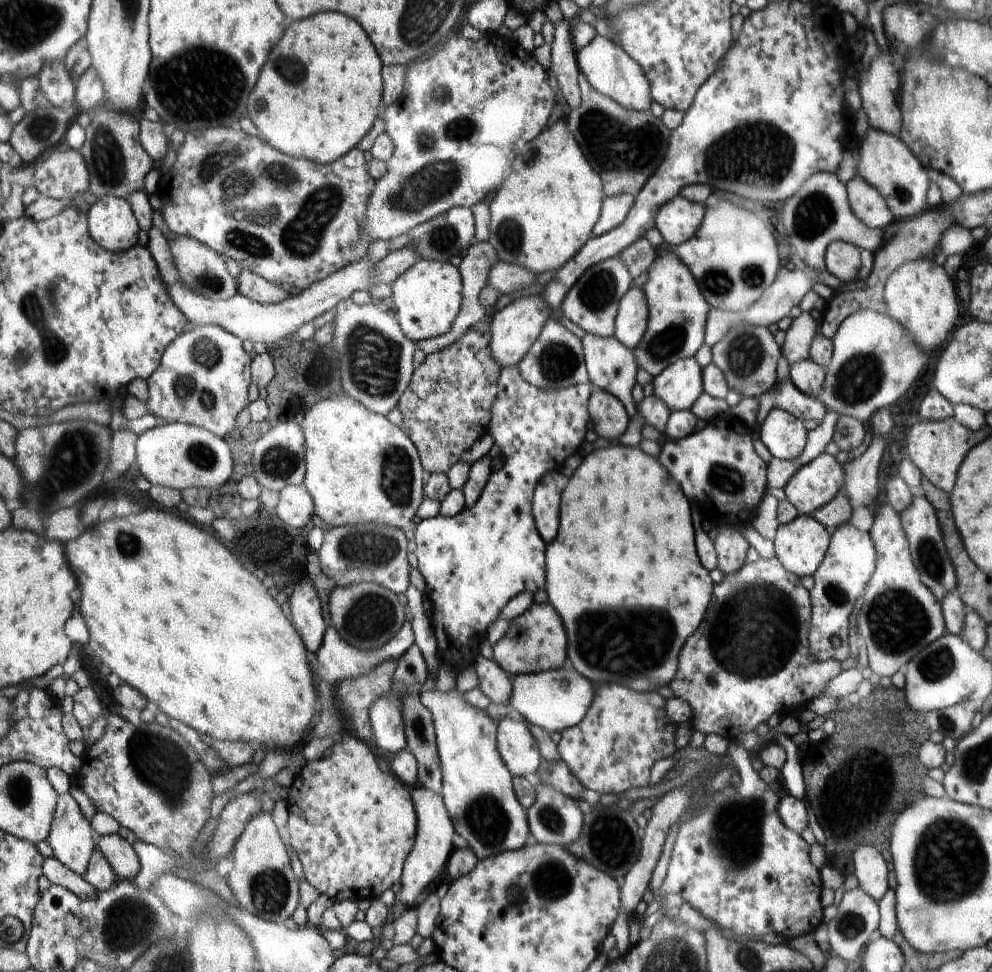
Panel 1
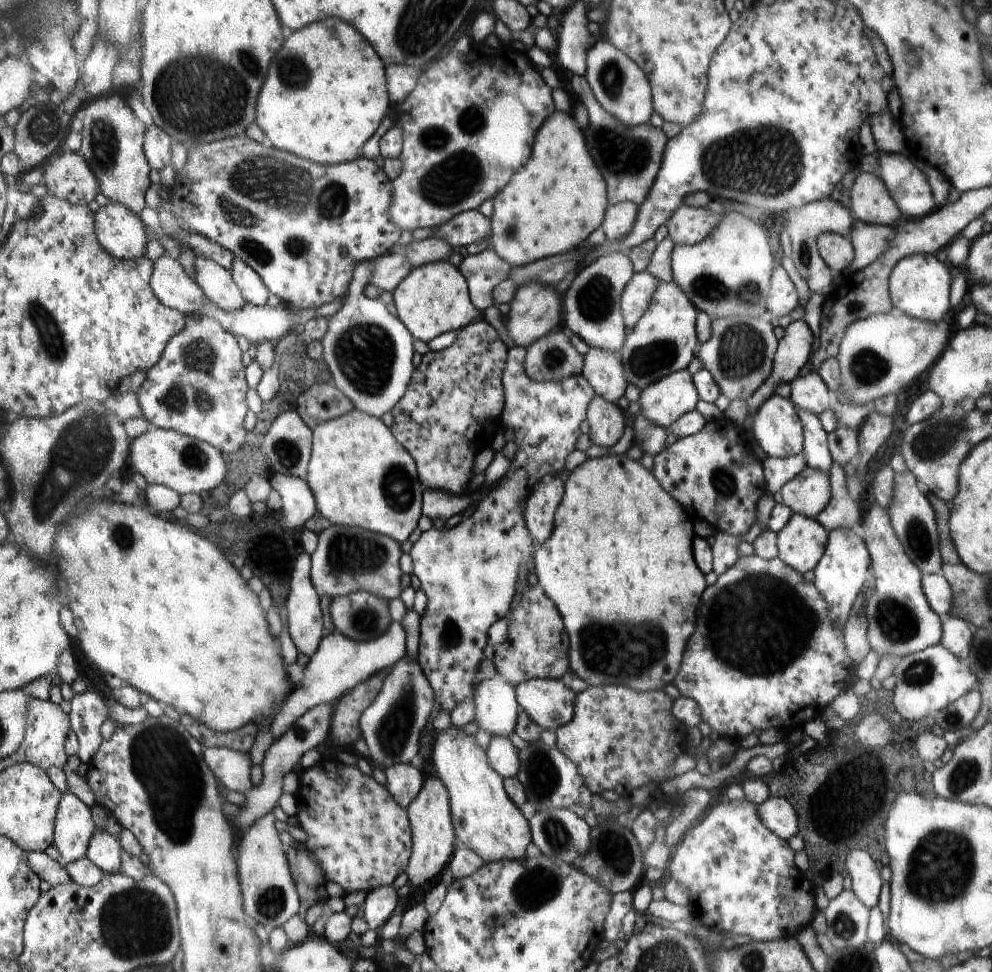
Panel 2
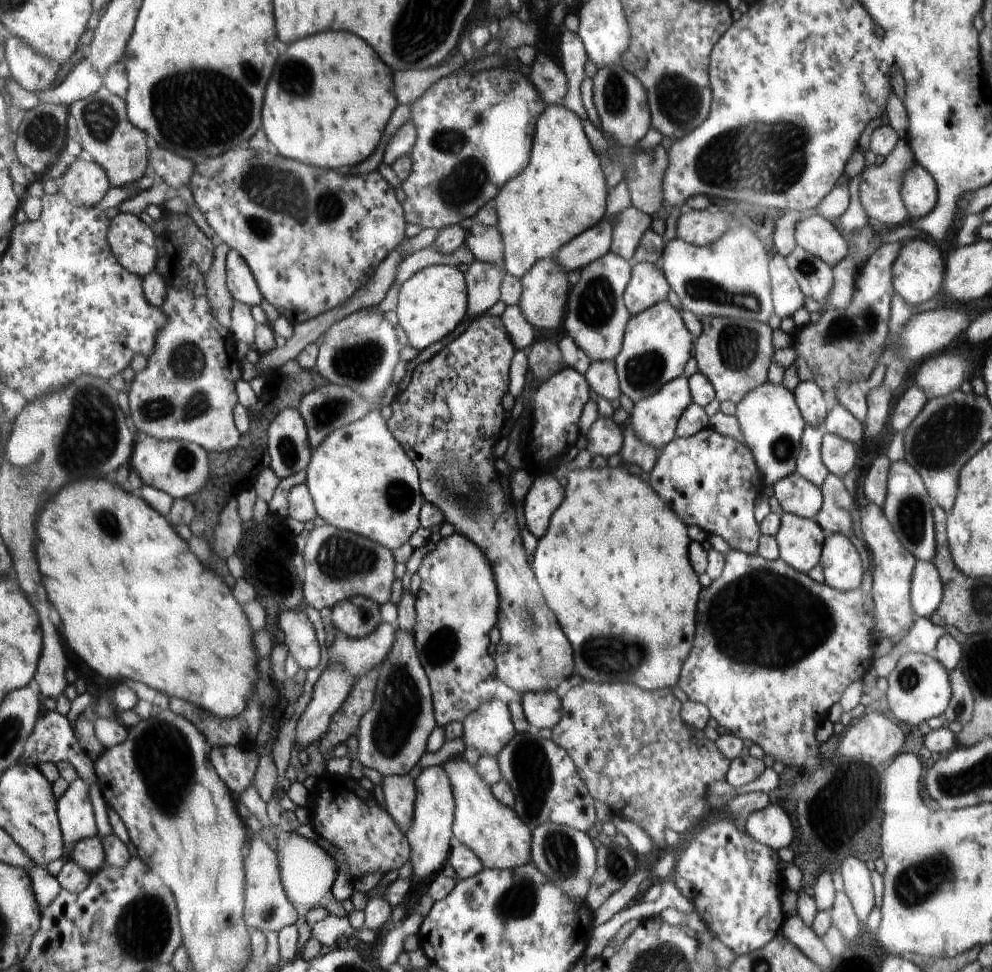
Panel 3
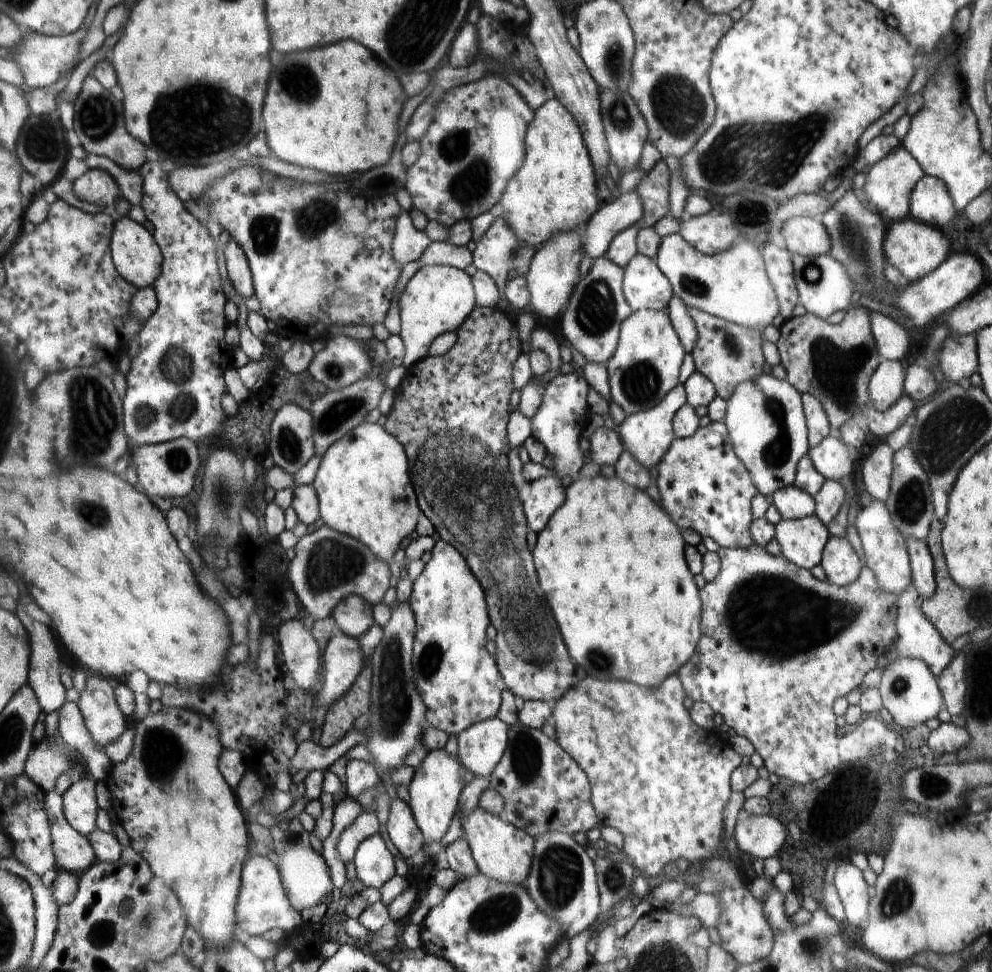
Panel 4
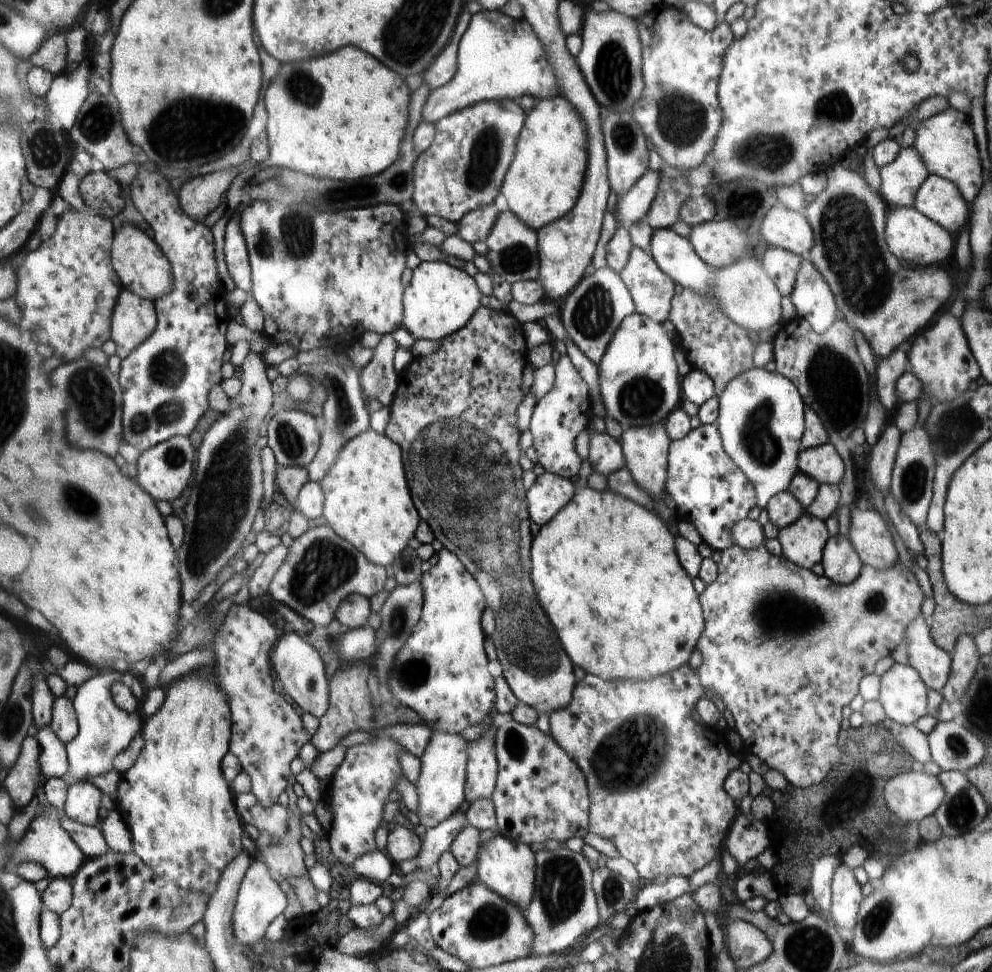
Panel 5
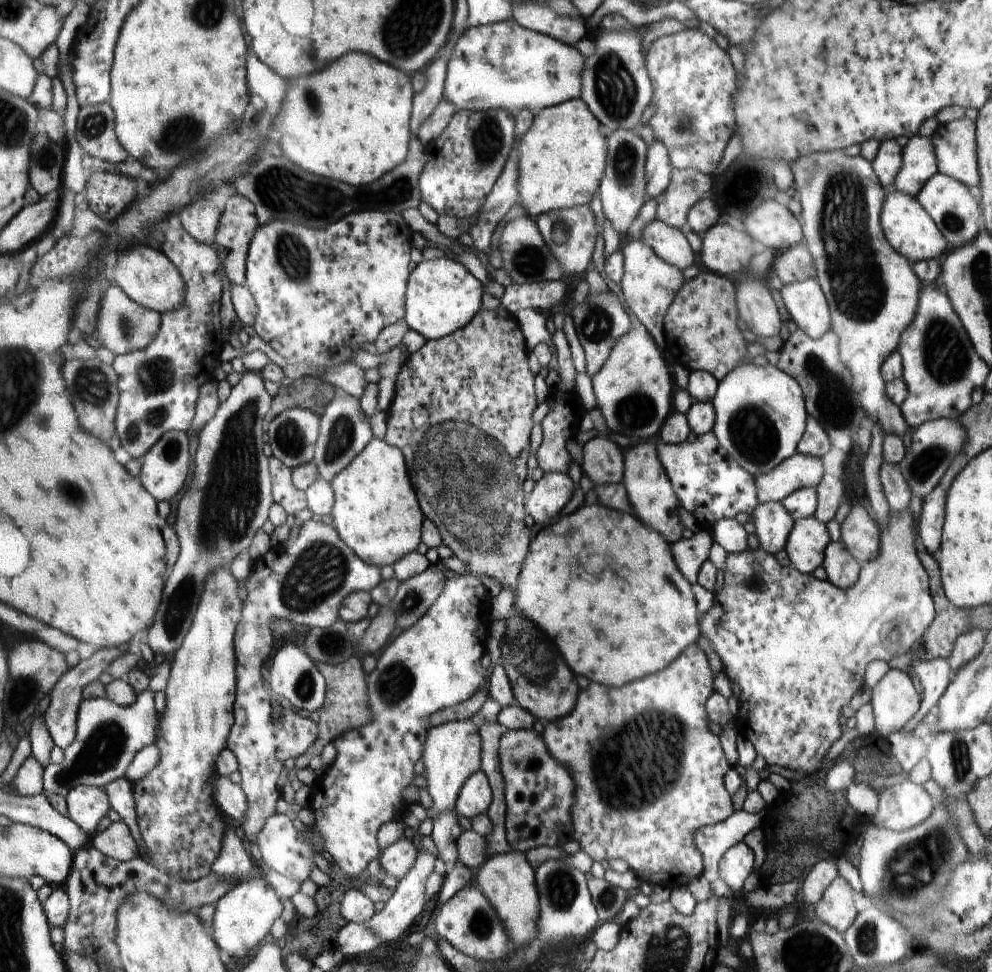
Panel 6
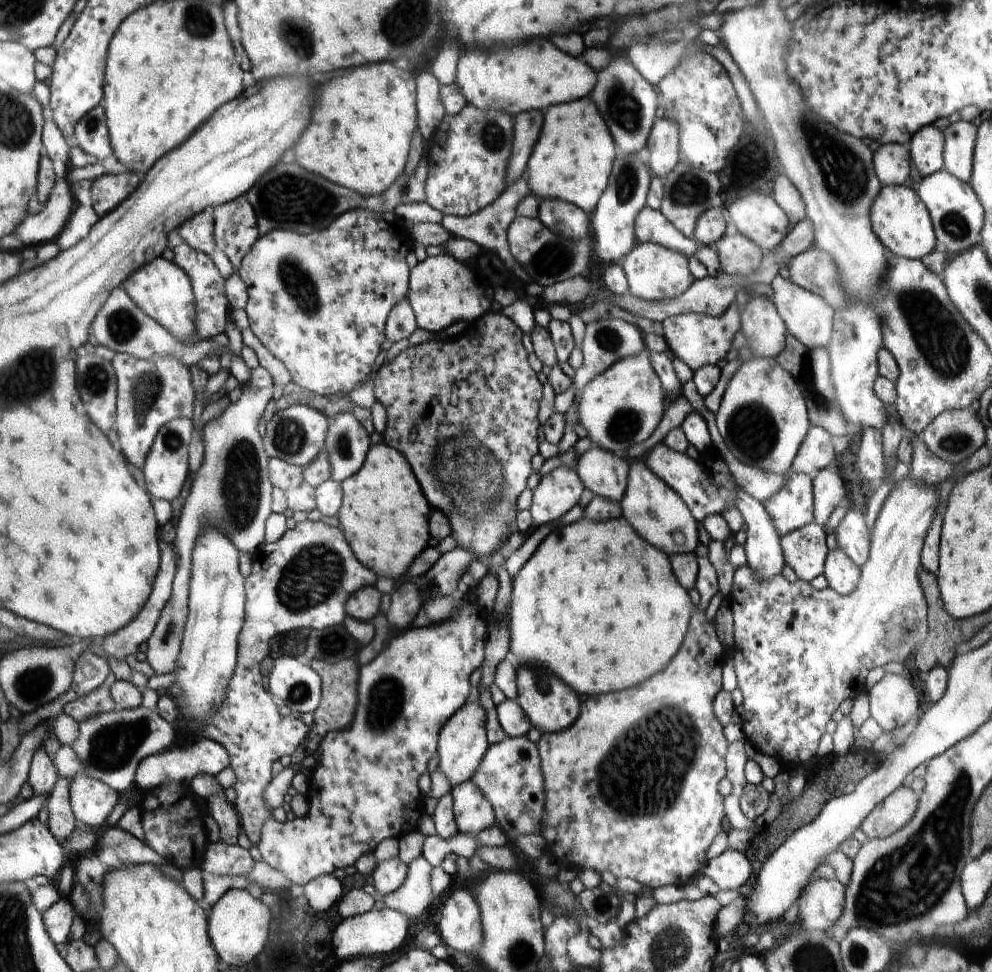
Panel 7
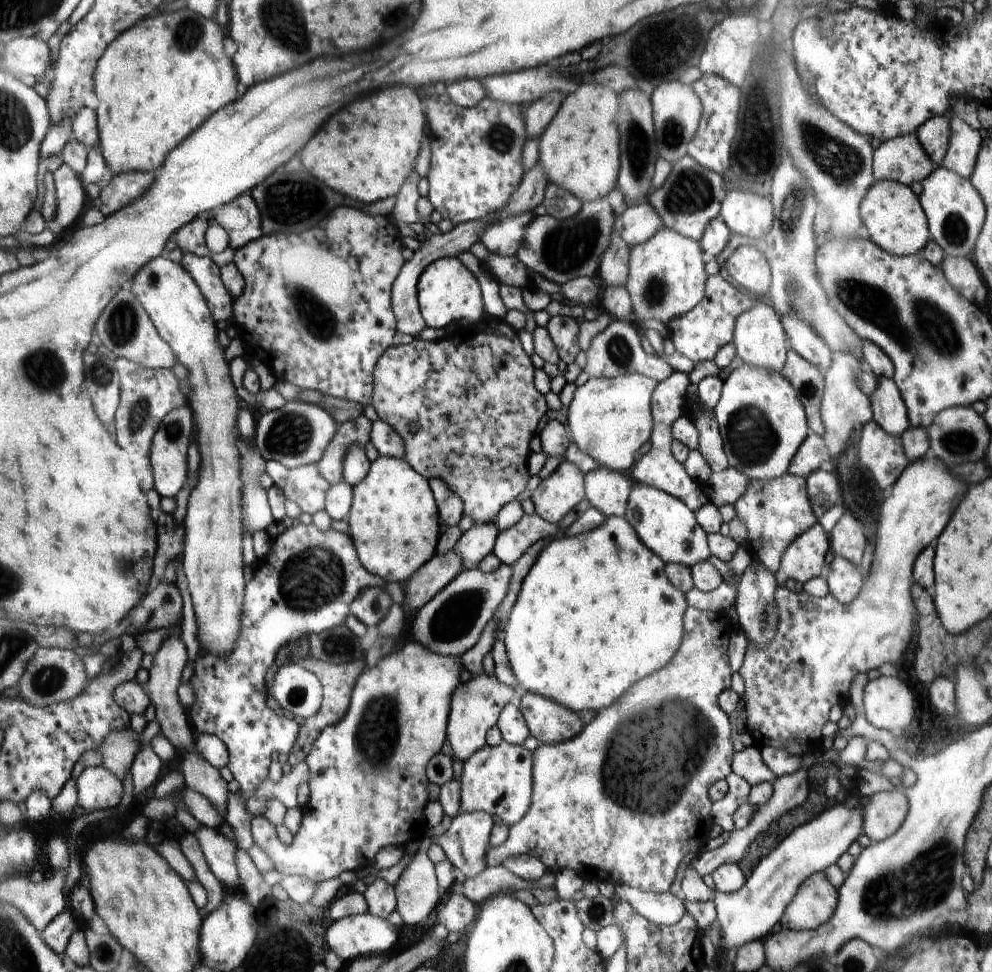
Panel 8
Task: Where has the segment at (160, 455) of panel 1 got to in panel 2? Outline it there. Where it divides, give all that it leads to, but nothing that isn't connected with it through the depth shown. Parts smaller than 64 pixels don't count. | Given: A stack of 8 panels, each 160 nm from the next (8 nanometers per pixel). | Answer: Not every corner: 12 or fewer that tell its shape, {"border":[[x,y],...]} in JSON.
{"border":[[159,427],[132,442],[149,485],[183,496],[214,490],[226,453]]}

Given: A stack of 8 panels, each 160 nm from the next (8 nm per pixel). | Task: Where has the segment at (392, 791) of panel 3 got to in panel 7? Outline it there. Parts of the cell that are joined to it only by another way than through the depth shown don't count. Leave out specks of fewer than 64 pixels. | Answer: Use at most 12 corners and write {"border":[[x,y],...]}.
{"border":[[398,856],[380,862],[372,873],[375,897],[404,885],[410,865]]}

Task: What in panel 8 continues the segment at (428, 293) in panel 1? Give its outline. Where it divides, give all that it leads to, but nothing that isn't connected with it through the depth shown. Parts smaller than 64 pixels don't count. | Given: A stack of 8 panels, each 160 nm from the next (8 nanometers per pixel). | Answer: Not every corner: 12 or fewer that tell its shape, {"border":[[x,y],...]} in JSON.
{"border":[[458,257],[436,259],[417,284],[427,326],[477,322],[478,281]]}

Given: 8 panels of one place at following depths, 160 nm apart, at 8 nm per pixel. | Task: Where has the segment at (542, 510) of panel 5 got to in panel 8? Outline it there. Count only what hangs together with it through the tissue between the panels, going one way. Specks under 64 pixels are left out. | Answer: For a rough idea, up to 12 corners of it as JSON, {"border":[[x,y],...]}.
{"border":[[564,459],[530,495],[555,525],[585,497],[584,474]]}

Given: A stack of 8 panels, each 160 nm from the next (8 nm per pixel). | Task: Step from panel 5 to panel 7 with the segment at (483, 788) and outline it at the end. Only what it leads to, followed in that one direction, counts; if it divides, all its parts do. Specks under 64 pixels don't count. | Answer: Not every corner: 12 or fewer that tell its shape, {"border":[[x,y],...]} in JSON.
{"border":[[472,779],[450,792],[458,833],[477,838],[496,825]]}

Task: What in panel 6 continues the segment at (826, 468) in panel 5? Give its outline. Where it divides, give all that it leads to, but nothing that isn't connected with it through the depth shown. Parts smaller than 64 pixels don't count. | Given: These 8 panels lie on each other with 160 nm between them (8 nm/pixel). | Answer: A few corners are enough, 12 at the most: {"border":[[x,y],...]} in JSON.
{"border":[[796,453],[754,477],[758,502],[817,487],[822,459]]}

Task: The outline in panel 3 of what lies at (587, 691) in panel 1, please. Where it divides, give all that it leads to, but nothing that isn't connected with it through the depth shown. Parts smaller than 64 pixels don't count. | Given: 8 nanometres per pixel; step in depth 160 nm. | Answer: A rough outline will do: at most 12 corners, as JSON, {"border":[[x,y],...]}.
{"border":[[554,691],[525,693],[520,704],[529,726],[554,729],[564,706]]}

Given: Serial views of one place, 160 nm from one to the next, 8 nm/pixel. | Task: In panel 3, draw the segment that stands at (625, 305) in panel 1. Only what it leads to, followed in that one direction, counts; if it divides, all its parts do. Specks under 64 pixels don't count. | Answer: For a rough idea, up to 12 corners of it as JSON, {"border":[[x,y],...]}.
{"border":[[633,262],[625,305],[636,315],[668,299],[659,264]]}

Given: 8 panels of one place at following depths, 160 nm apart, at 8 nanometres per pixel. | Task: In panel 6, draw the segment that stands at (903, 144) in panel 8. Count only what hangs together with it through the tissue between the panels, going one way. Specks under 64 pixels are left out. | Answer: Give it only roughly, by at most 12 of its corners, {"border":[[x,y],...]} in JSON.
{"border":[[882,141],[871,162],[887,190],[902,168],[904,149]]}

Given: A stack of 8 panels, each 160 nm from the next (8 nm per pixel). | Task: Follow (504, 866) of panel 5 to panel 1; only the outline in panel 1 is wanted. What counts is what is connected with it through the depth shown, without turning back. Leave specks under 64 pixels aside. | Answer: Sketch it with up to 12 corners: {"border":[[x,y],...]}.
{"border":[[422,692],[442,792],[481,862],[525,848],[528,811],[489,713]]}

